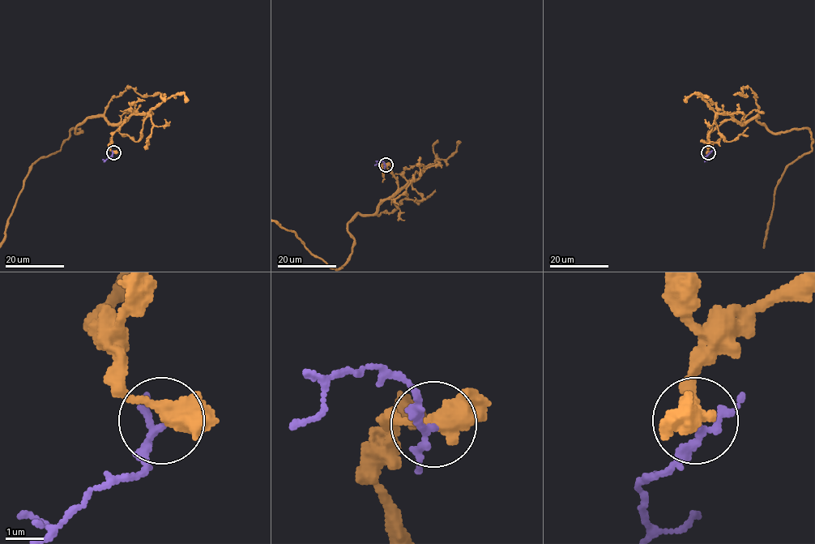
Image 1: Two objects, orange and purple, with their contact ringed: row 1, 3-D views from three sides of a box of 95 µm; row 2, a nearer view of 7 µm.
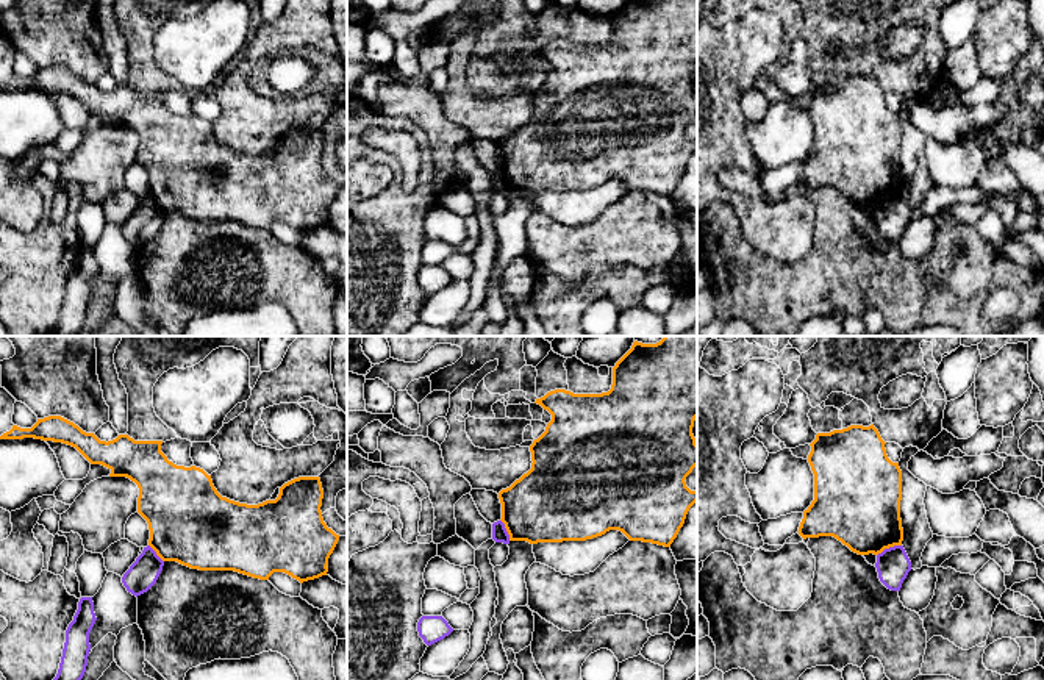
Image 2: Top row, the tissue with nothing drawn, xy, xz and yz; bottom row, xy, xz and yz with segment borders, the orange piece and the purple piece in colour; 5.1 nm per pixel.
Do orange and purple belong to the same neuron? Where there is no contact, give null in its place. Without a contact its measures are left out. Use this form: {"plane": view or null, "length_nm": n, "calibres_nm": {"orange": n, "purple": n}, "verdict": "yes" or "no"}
{"plane": "yz", "length_nm": 140, "calibres_nm": {"orange": 400, "purple": 180}, "verdict": "no"}

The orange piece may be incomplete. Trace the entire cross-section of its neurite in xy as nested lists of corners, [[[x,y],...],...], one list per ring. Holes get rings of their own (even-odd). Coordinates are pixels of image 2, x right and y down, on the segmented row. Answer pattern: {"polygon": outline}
{"polygon": [[[61,416],[38,419],[31,428],[13,428],[0,439],[34,438],[63,442],[75,447],[91,464],[102,464],[111,471],[109,477],[127,477],[139,488],[138,513],[147,521],[150,530],[148,546],[163,561],[177,561],[198,571],[234,571],[253,578],[269,580],[274,572],[284,572],[300,583],[319,578],[328,572],[328,558],[339,535],[327,527],[322,517],[324,489],[319,477],[299,477],[280,488],[275,500],[247,505],[222,497],[213,485],[211,475],[203,469],[177,466],[161,452],[163,441],[134,441],[119,435],[113,441],[100,441],[94,433],[83,431]]]}

